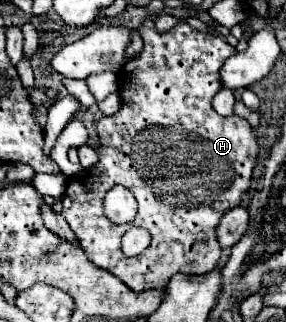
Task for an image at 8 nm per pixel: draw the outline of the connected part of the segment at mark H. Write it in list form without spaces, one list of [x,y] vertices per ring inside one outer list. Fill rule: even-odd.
[[[146,20],[146,22],[140,24],[138,32],[140,32],[142,38],[144,38],[144,48],[142,48],[142,52],[140,52],[136,58],[126,60],[124,66],[122,66],[120,72],[118,72],[122,108],[120,108],[120,112],[116,112],[114,116],[104,116],[104,118],[98,122],[100,144],[98,144],[96,150],[98,150],[98,154],[100,154],[100,162],[98,162],[96,166],[88,168],[88,170],[82,170],[78,176],[70,178],[70,182],[68,182],[68,186],[66,186],[66,192],[64,192],[64,196],[62,196],[62,216],[66,218],[66,222],[68,222],[68,226],[74,230],[74,234],[78,236],[80,246],[84,248],[86,256],[90,258],[90,262],[94,262],[94,266],[98,266],[98,268],[102,268],[102,270],[108,270],[110,274],[118,276],[130,290],[136,290],[136,292],[140,292],[140,290],[150,290],[150,288],[154,288],[154,286],[166,286],[166,284],[170,282],[170,278],[172,278],[174,274],[178,274],[178,272],[182,272],[182,274],[206,274],[206,272],[210,272],[210,270],[216,268],[216,262],[218,262],[220,252],[222,252],[222,248],[220,248],[220,244],[218,244],[218,240],[216,240],[216,226],[218,226],[220,218],[222,218],[230,208],[236,208],[236,206],[242,202],[244,192],[248,192],[248,188],[250,188],[252,170],[254,170],[256,156],[258,156],[258,142],[256,142],[256,138],[254,138],[254,134],[252,134],[252,126],[250,126],[244,118],[238,118],[238,116],[234,116],[234,114],[232,114],[232,116],[220,116],[220,114],[216,114],[216,110],[212,108],[212,98],[214,98],[214,94],[222,88],[222,84],[220,84],[220,74],[218,74],[218,72],[220,72],[222,64],[236,52],[236,48],[232,48],[224,38],[220,38],[220,36],[216,36],[216,34],[206,34],[206,32],[194,30],[188,22],[178,22],[170,32],[158,34],[156,28],[154,28],[154,22],[152,22],[152,20]],[[116,184],[128,188],[128,190],[132,192],[132,196],[136,198],[136,202],[138,202],[138,214],[136,214],[136,218],[134,218],[130,224],[122,224],[122,226],[112,224],[112,222],[106,218],[106,214],[104,214],[104,196],[106,196],[106,192],[108,192],[112,186],[116,186]],[[132,226],[146,228],[146,230],[150,232],[150,236],[152,236],[150,246],[148,246],[142,254],[138,254],[138,256],[134,256],[134,258],[124,256],[122,248],[120,248],[120,238],[122,238],[124,232],[126,232],[128,228],[132,228]]]

